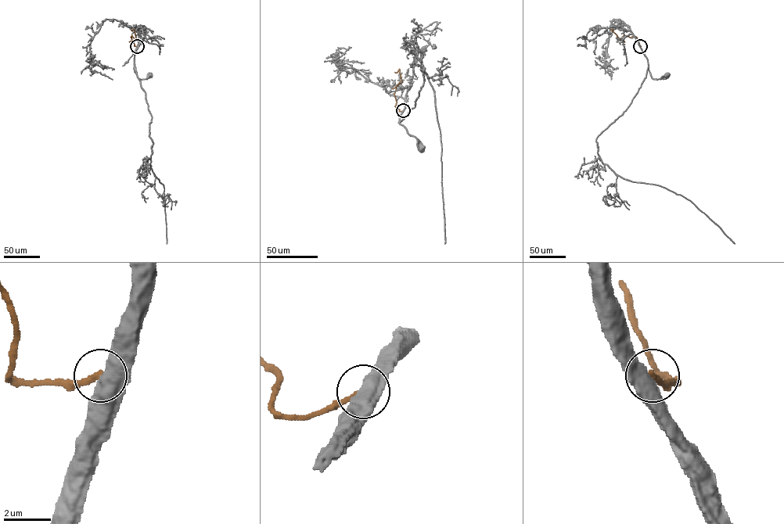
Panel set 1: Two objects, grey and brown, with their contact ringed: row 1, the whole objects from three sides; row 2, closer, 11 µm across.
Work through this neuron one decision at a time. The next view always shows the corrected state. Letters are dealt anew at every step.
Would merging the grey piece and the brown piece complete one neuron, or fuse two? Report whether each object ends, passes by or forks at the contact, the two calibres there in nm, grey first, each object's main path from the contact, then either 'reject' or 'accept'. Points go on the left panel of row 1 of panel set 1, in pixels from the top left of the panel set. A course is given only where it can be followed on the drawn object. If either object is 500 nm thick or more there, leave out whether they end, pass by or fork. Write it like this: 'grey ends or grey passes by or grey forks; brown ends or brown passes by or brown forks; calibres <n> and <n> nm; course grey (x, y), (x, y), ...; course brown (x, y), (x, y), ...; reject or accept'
calibres 700 and 240 nm; course grey (137, 45), (134, 72), (141, 79), (146, 79), (150, 74); course brown (137, 45), (134, 45), (131, 36), (136, 39), (134, 30), (131, 30); reject

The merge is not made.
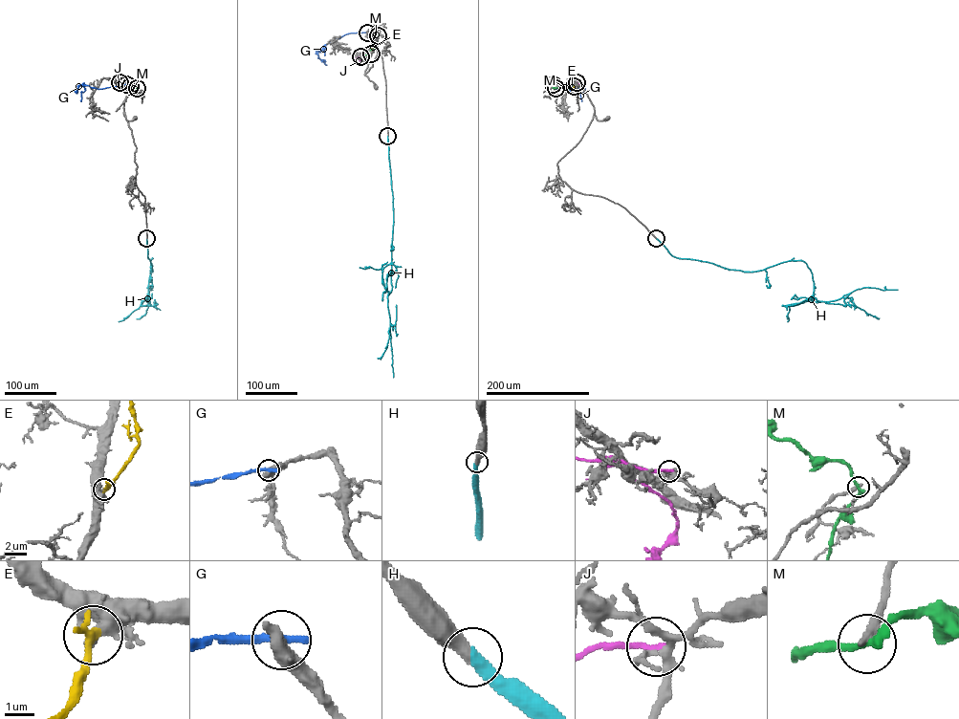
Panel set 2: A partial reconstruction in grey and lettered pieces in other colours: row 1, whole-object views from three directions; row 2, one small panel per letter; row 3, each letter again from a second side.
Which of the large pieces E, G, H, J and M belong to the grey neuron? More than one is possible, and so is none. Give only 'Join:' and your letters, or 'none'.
Join: E, H

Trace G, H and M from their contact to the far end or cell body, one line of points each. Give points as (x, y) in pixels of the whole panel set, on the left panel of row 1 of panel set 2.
G: (126, 84), (98, 89), (79, 85), (76, 93), (78, 85), (83, 85), (85, 89), (81, 92), (81, 101)
H: (146, 238), (148, 258), (152, 270), (150, 260), (146, 301), (150, 287), (152, 290)
M: (137, 88), (120, 84)

